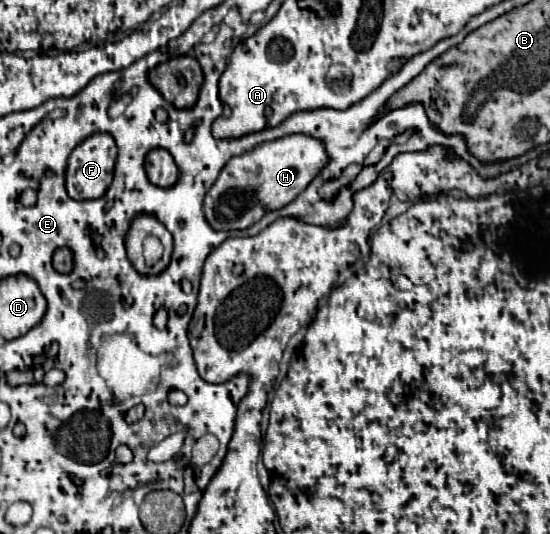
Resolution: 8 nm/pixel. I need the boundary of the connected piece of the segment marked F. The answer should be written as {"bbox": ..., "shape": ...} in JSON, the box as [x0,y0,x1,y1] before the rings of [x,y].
{"bbox":[66,133,116,199],"shape":[[[96,133],[82,141],[68,159],[66,169],[66,191],[72,199],[98,199],[106,193],[112,183],[112,171],[116,163],[116,143],[108,133]]]}

